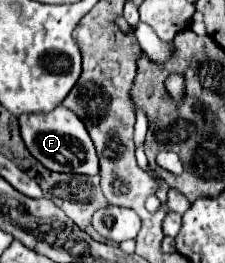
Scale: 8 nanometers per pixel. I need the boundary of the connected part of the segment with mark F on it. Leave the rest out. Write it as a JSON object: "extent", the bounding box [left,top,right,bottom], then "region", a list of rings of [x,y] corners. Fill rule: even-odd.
{"extent":[18,106,98,174],"region":[[[58,106],[48,114],[26,114],[18,118],[18,124],[26,148],[48,170],[74,172],[74,174],[98,174],[98,156],[94,144],[84,128],[84,122],[72,110]],[[72,140],[76,140],[78,144],[72,144]]]}

